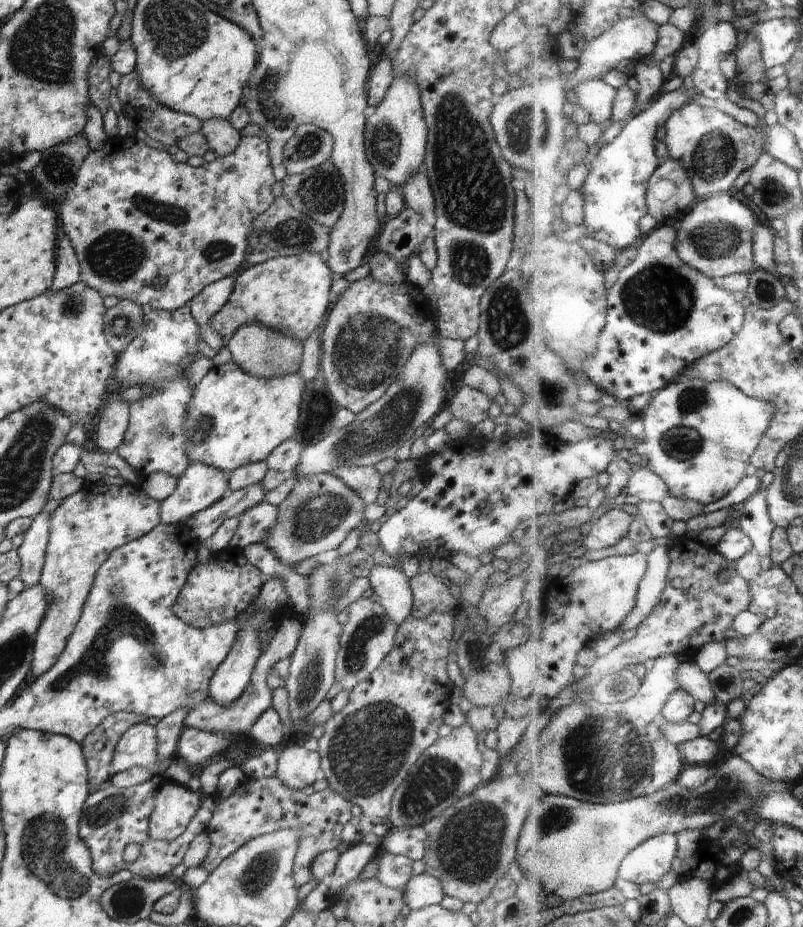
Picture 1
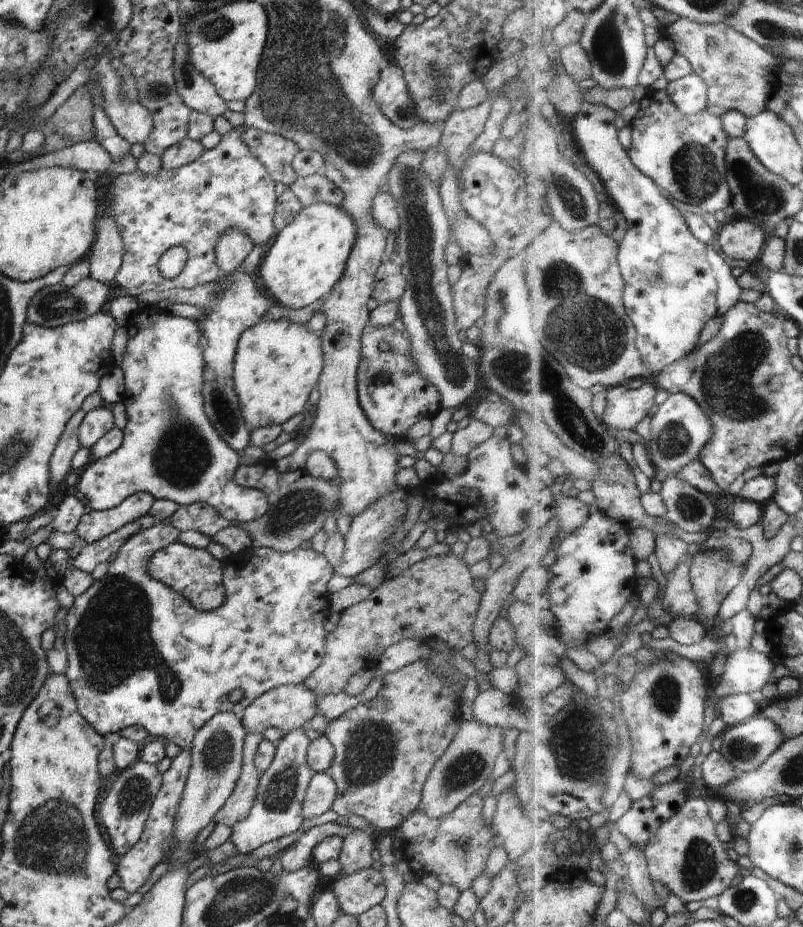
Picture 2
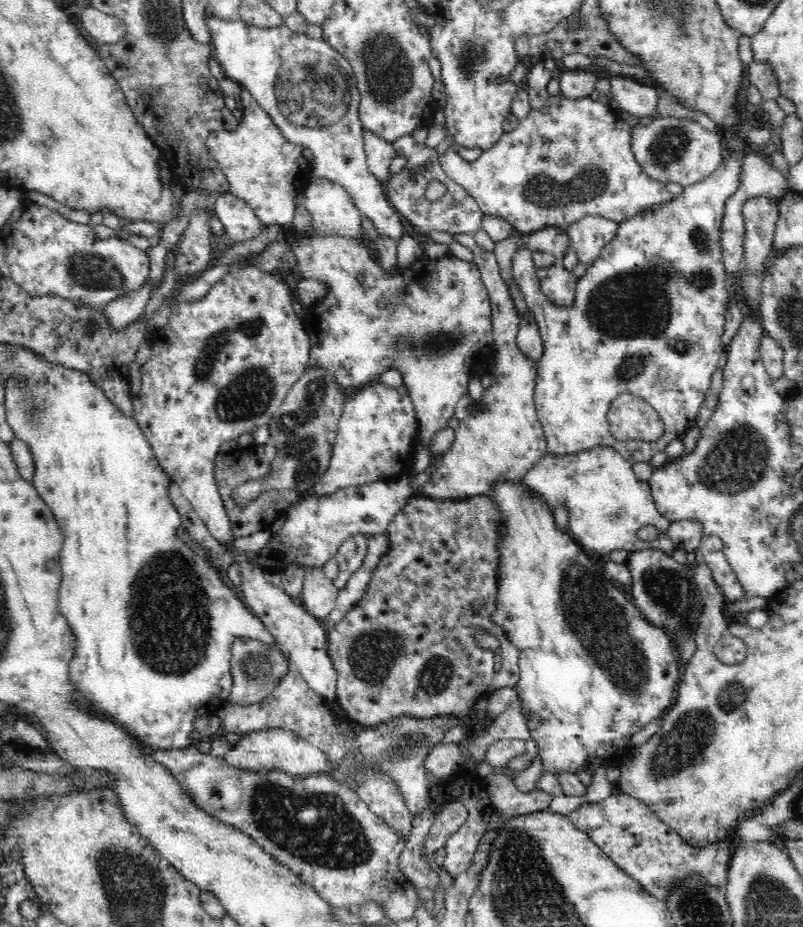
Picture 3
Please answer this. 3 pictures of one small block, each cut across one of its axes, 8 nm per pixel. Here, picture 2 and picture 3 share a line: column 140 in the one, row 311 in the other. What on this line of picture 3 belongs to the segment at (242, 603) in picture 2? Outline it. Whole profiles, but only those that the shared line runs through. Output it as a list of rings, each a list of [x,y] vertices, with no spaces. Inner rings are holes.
[[[743,152],[736,154],[725,153],[725,164],[720,166],[716,173],[703,182],[684,187],[682,193],[674,195],[668,202],[660,203],[655,209],[648,209],[640,214],[629,216],[622,222],[618,223],[618,232],[616,237],[600,253],[600,256],[587,266],[583,277],[578,278],[579,283],[576,285],[575,299],[572,306],[556,306],[552,304],[547,296],[540,288],[540,279],[536,276],[536,270],[533,261],[533,252],[523,247],[516,252],[516,256],[512,258],[511,275],[514,277],[515,283],[523,294],[528,308],[532,311],[533,317],[536,319],[543,343],[542,356],[537,360],[537,378],[534,391],[534,404],[537,408],[537,415],[543,433],[547,440],[547,454],[563,456],[567,454],[579,453],[590,450],[594,447],[608,446],[617,450],[626,460],[632,464],[635,462],[650,462],[654,454],[665,450],[666,445],[672,442],[676,437],[679,439],[685,435],[686,429],[696,424],[699,408],[702,406],[708,389],[711,386],[712,376],[718,370],[718,360],[720,355],[725,352],[727,346],[722,342],[722,335],[725,329],[725,315],[728,308],[728,286],[726,286],[726,271],[723,263],[723,251],[721,248],[721,224],[726,210],[727,200],[736,192],[740,185],[740,172],[742,172],[742,162],[746,158]],[[622,393],[634,393],[637,396],[646,398],[652,408],[659,412],[660,418],[665,423],[665,432],[652,442],[646,441],[619,441],[610,431],[608,422],[608,409],[612,400]]]

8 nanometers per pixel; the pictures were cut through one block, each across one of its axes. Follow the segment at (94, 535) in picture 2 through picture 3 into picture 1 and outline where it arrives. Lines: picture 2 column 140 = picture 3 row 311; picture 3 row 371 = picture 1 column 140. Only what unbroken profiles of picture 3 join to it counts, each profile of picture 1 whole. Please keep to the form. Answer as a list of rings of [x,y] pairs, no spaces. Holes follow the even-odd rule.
[[[100,482],[86,484],[51,514],[50,537],[39,580],[50,604],[34,636],[31,665],[34,678],[48,672],[64,651],[102,563],[116,548],[145,536],[159,526],[159,511],[159,504],[145,496],[139,485],[108,486]]]

